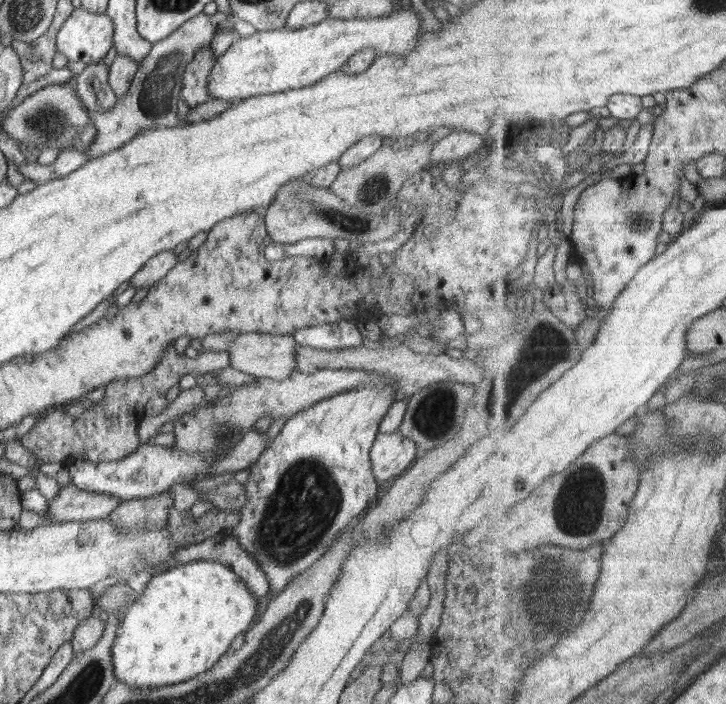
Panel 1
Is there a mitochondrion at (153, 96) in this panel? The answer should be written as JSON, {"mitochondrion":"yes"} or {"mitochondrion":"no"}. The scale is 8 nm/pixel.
{"mitochondrion":"yes"}

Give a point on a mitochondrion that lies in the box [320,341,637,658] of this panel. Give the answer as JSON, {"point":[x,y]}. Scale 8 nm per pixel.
{"point":[565,602]}

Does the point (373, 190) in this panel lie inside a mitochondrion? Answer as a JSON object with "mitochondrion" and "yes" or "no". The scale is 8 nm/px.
{"mitochondrion":"yes"}

